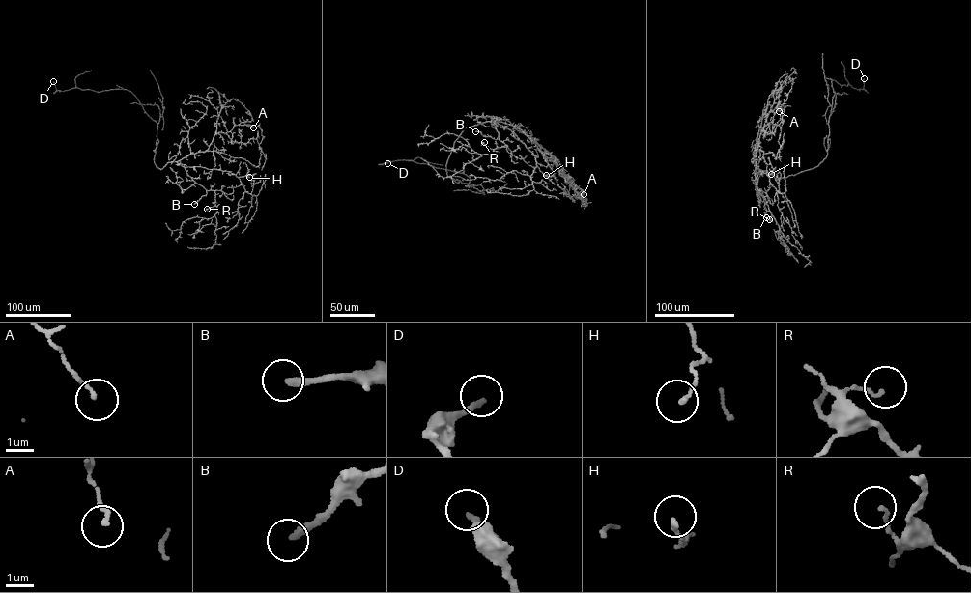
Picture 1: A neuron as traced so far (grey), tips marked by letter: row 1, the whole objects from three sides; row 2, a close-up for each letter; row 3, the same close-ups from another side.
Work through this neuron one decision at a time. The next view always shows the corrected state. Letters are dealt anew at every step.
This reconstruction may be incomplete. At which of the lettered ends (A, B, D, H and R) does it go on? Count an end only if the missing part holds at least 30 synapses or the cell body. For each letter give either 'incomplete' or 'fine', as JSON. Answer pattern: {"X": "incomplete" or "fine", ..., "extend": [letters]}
{"A": "fine", "B": "incomplete", "D": "incomplete", "H": "fine", "R": "fine", "extend": ["B", "D"]}

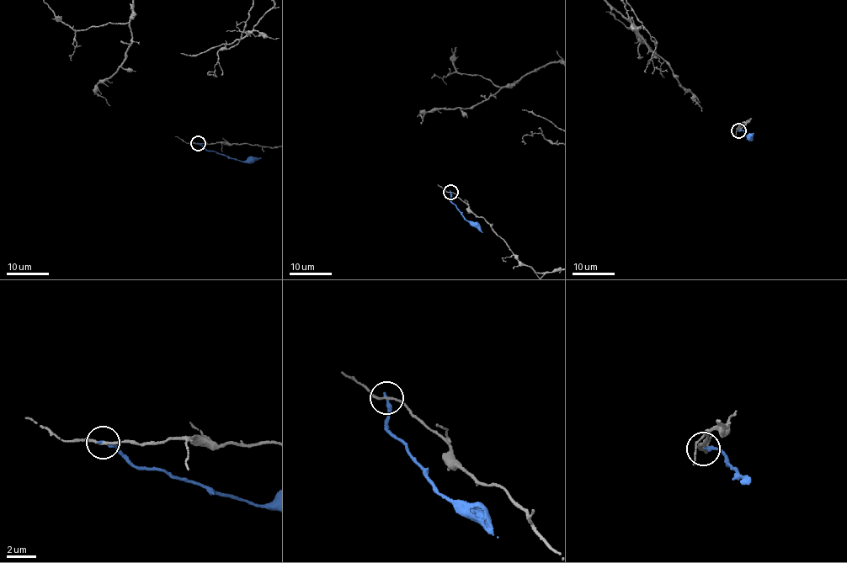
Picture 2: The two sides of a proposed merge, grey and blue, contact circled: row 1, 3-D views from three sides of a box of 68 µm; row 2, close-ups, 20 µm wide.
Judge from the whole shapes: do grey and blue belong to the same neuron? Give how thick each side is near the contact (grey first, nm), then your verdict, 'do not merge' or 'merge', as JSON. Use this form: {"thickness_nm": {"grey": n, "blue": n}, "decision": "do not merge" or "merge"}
{"thickness_nm": {"grey": 130, "blue": 260}, "decision": "do not merge"}

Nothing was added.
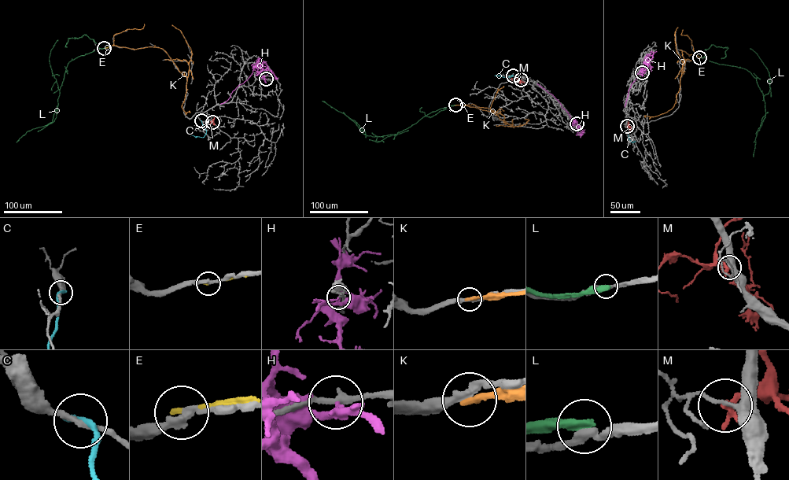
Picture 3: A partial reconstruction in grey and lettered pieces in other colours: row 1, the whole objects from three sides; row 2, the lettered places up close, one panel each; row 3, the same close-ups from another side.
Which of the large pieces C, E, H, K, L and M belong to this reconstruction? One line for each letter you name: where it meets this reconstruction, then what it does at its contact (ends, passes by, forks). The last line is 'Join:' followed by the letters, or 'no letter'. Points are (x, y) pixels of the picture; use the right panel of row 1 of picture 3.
Join: no letter

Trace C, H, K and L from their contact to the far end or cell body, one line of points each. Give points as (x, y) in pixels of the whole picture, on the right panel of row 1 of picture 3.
C: (628, 126), (628, 138), (633, 142), (635, 141)
H: (642, 72), (643, 64), (631, 84), (624, 107)
K: (700, 57), (694, 53), (689, 55), (682, 51), (685, 62), (674, 106), (665, 112), (645, 117)
L: (699, 57), (742, 68), (756, 78), (762, 93), (765, 113), (756, 137), (753, 156)

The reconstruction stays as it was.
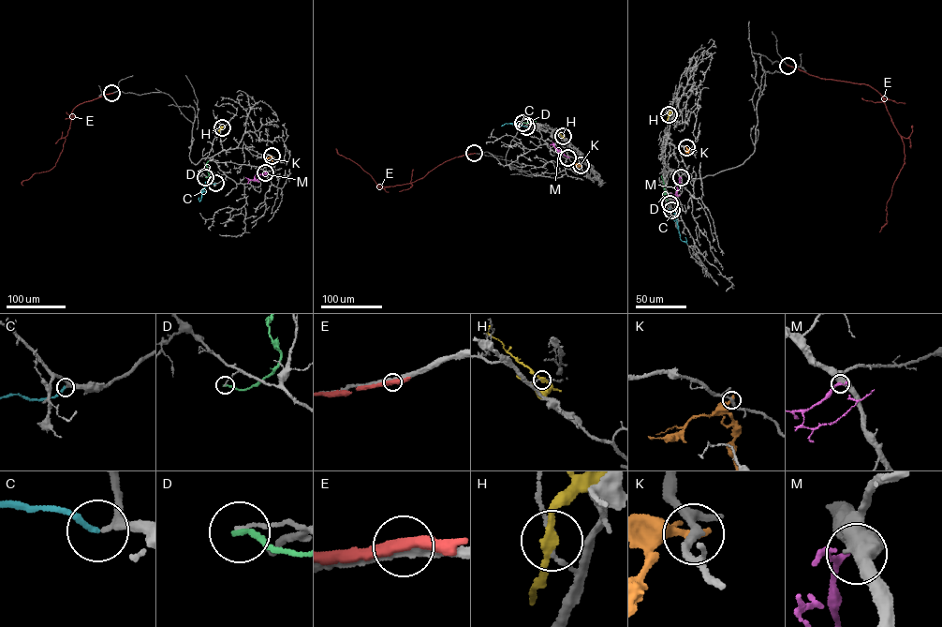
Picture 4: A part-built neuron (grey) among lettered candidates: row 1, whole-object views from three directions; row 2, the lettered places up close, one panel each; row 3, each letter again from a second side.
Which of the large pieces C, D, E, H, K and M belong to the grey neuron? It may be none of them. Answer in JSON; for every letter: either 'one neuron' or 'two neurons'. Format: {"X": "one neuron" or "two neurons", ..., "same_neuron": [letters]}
{"C": "one neuron", "D": "two neurons", "E": "two neurons", "H": "two neurons", "K": "two neurons", "M": "two neurons", "same_neuron": ["C"]}

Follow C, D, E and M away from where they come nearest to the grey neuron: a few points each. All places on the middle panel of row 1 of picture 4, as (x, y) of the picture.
C: (526, 127), (511, 123), (503, 125)
D: (522, 123), (536, 121)
E: (474, 153), (447, 160), (411, 184), (387, 186), (377, 185), (360, 167), (340, 155), (336, 149)
M: (567, 157), (552, 141)

